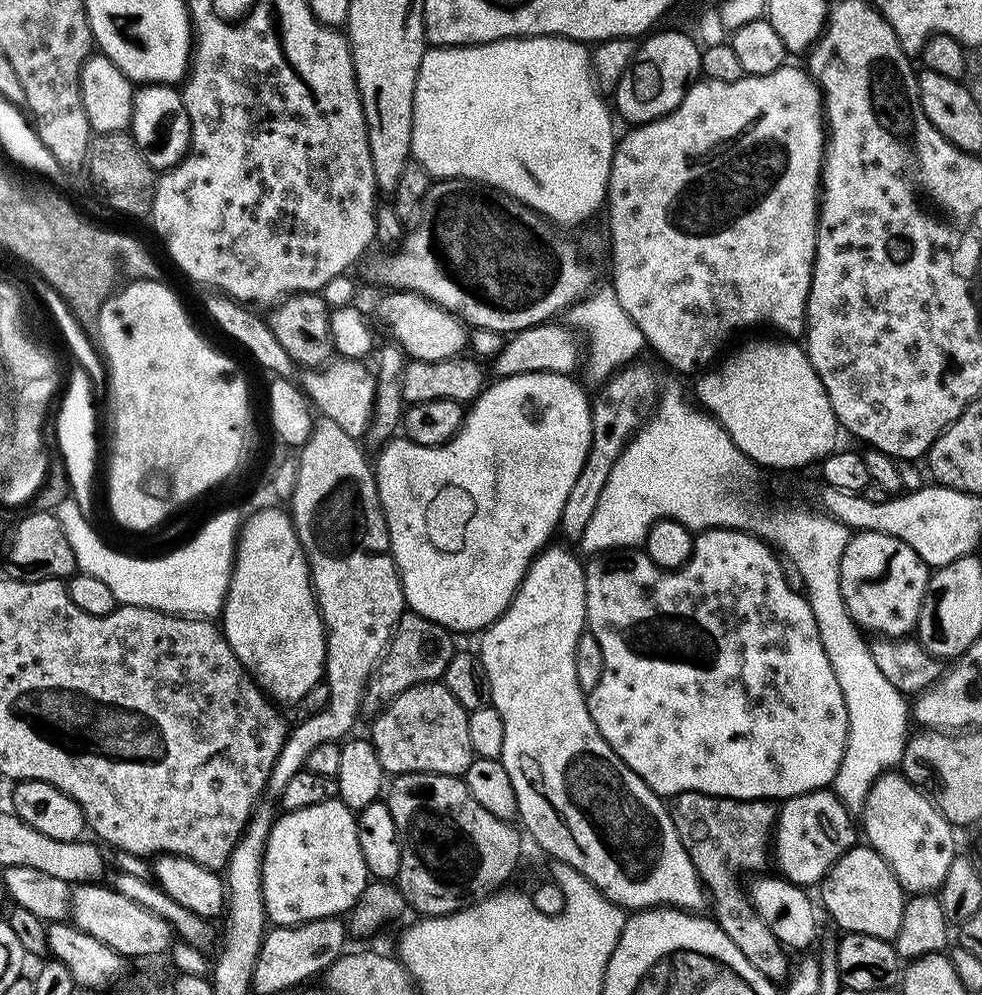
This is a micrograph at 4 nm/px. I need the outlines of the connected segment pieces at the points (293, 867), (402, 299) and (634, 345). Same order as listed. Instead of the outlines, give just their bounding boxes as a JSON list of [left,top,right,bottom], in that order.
[[260,798,370,925],[376,290,470,362],[566,286,646,382]]

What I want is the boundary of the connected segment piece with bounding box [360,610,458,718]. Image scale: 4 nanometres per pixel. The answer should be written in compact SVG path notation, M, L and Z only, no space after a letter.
M408 610L401 616L392 632L392 640L381 656L379 664L372 671L368 685L364 688L364 700L360 703L361 713L368 718L375 717L381 708L387 706L398 694L416 684L430 684L439 681L444 675L450 658L458 648L452 645L453 633L438 622L424 620L418 613Z

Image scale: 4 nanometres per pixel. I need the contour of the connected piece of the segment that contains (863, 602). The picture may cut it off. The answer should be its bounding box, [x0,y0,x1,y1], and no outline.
[840,532,930,638]

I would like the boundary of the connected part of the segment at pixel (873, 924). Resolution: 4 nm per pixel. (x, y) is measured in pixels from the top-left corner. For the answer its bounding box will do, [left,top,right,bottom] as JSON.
[820,846,905,941]

